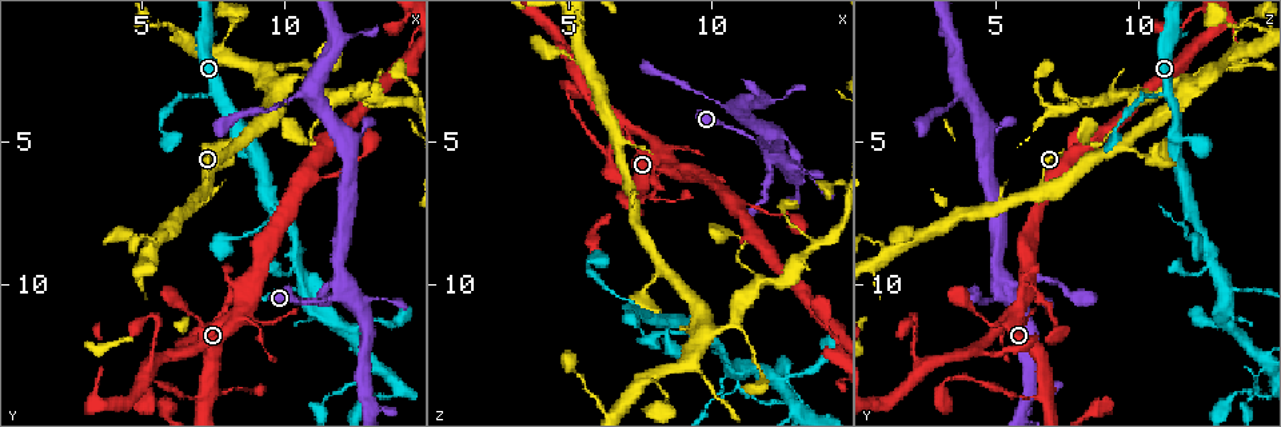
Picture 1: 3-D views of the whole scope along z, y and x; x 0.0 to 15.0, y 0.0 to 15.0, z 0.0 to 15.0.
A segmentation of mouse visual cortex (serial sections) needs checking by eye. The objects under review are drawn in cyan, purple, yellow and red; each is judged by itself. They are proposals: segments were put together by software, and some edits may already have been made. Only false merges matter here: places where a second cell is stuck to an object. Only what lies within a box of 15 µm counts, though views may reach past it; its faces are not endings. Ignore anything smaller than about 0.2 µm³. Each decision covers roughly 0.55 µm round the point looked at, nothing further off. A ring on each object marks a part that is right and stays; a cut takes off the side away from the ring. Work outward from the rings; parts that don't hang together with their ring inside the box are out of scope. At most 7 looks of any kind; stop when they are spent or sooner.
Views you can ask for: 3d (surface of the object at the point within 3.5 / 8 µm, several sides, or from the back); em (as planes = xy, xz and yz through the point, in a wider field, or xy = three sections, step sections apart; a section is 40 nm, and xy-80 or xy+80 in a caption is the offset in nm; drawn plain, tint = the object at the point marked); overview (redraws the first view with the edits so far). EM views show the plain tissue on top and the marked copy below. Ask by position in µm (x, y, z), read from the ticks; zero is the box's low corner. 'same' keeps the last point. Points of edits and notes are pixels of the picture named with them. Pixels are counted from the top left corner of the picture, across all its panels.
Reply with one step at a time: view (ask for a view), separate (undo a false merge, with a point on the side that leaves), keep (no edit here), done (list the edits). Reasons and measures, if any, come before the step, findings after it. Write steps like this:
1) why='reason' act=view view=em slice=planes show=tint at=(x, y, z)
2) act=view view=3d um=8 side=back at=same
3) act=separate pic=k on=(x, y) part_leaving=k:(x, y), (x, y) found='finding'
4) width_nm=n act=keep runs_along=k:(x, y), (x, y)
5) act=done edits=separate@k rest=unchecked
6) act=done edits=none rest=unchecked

why='sharp bend' act=view view=3d um=3.5 at=(11.9, 10.3, 5.0)

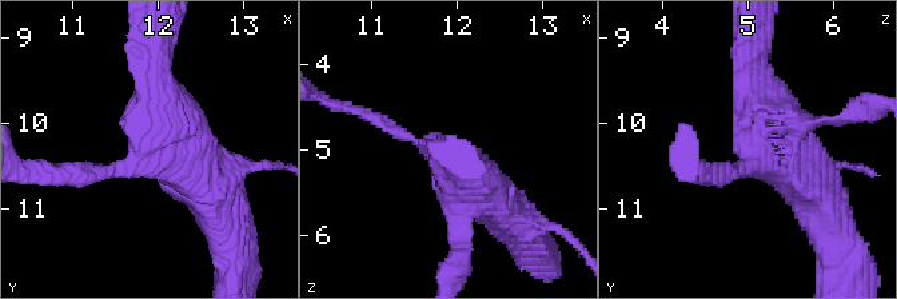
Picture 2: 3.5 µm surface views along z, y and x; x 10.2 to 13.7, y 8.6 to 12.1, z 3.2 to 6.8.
act=keep found='all the same cell'

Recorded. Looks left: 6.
act=view view=3d um=3.5 at=(5.3, 8.7, 1.2)

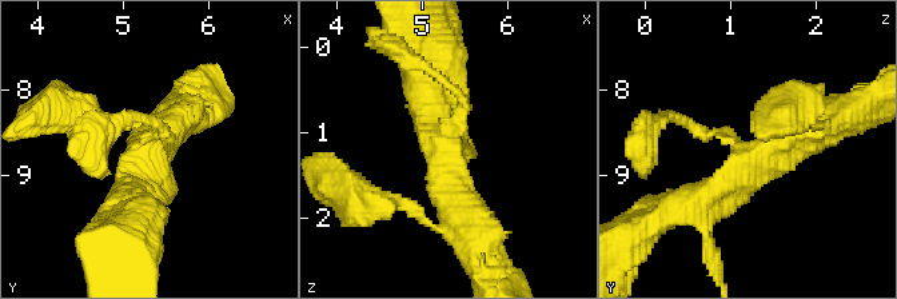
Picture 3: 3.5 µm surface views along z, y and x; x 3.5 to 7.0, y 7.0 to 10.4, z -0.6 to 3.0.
act=view view=em slice=planes show=tint at=(5.25, 8.75, 1.25)

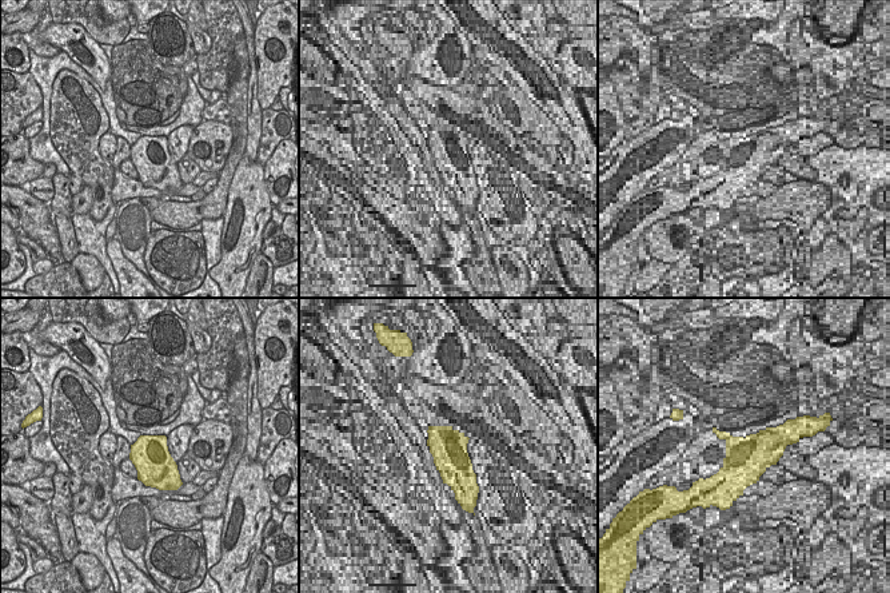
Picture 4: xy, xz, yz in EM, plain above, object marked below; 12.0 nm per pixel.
why='cut it another way' act=view view=em slice=xy step=2 show=tint at=same

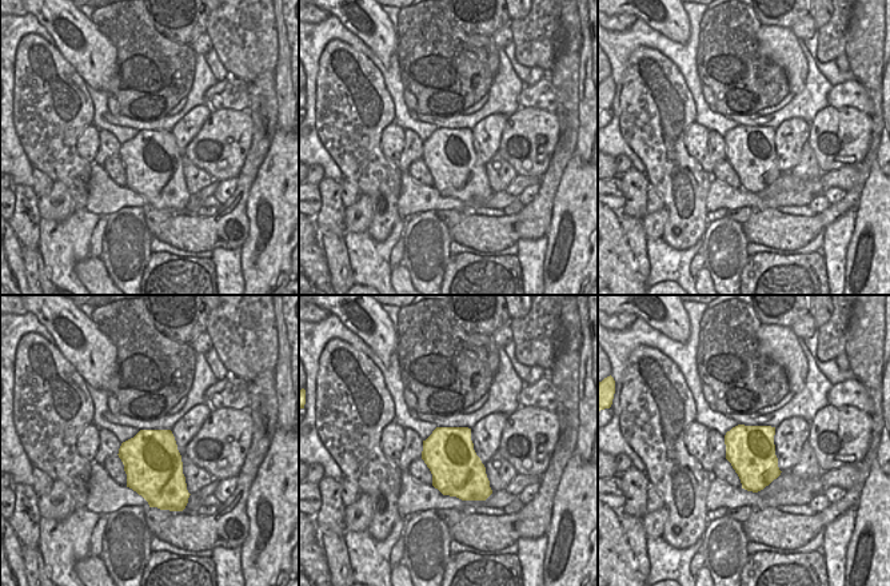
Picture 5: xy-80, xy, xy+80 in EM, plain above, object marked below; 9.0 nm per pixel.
arm_widths_nm=150,350,450 act=keep runs_along=3:(821, 122), (690, 199) found='all the same cell'

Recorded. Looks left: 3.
why='narrows sharply' act=view view=3d um=3.5 at=(6.5, 13.9, 5.7)

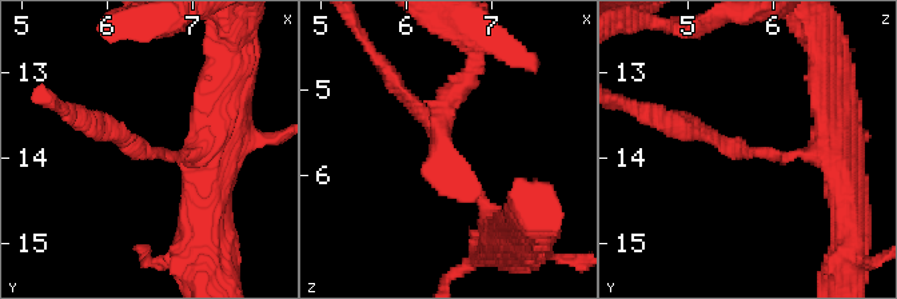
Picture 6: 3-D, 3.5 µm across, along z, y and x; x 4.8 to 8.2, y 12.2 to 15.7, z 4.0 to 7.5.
act=view view=em slice=xy step=2 show=tint at=(6.55, 13.95, 5.75)

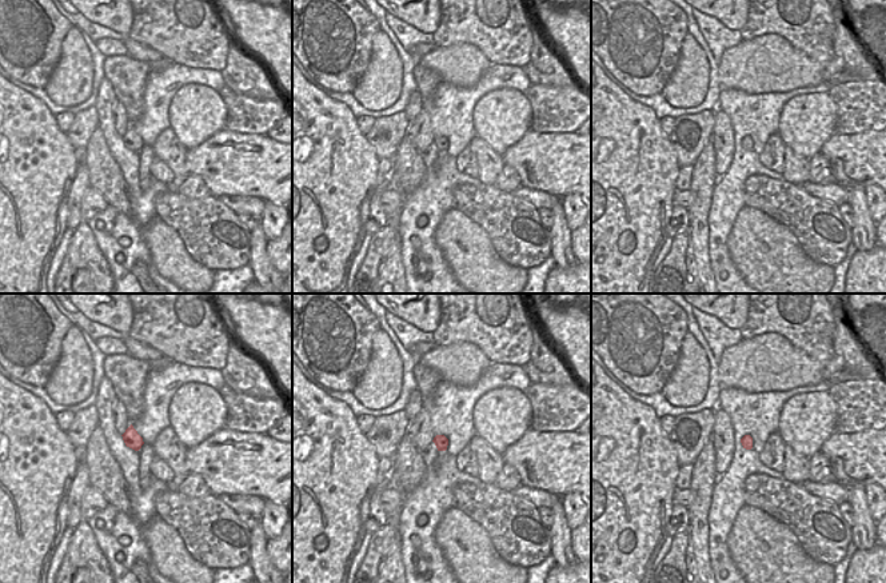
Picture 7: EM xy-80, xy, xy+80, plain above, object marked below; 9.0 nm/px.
arm_widths_nm=200,200 act=keep runs_along=6:(498, 224), (423, 111), (399, 91) found='continuous, no second cell'

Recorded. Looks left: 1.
act=done edits=none rest=unchecked

